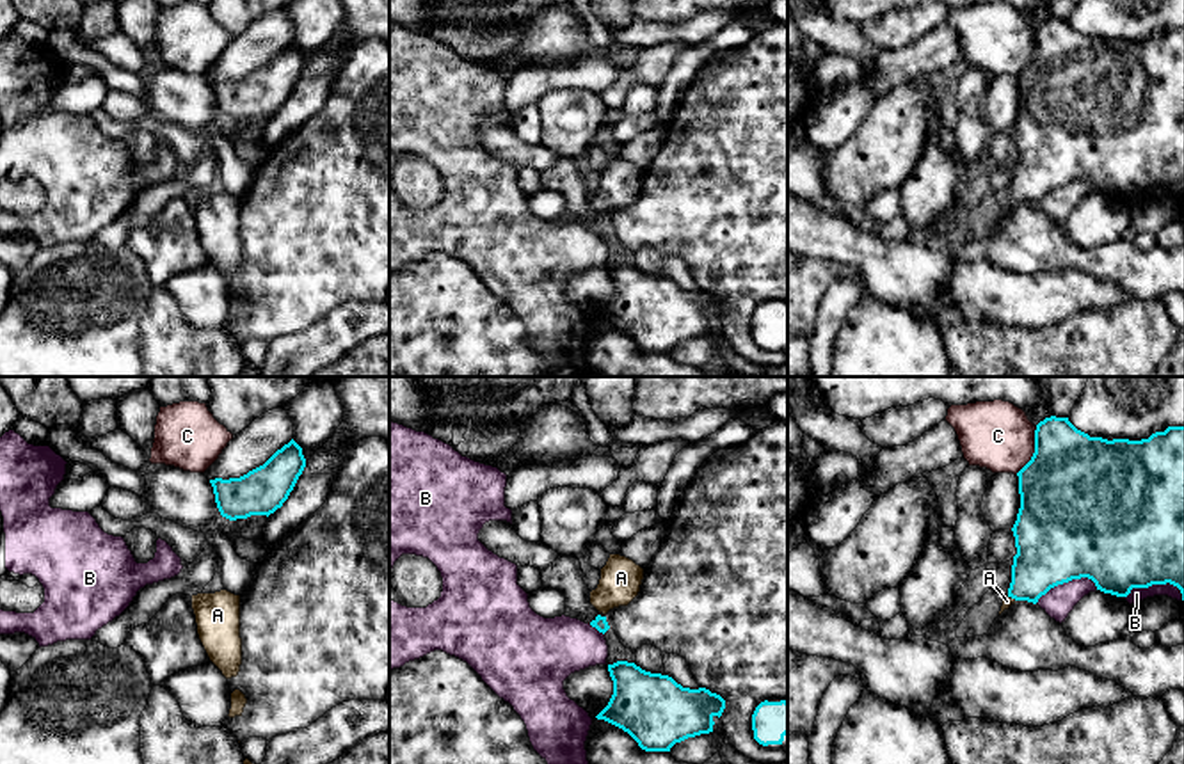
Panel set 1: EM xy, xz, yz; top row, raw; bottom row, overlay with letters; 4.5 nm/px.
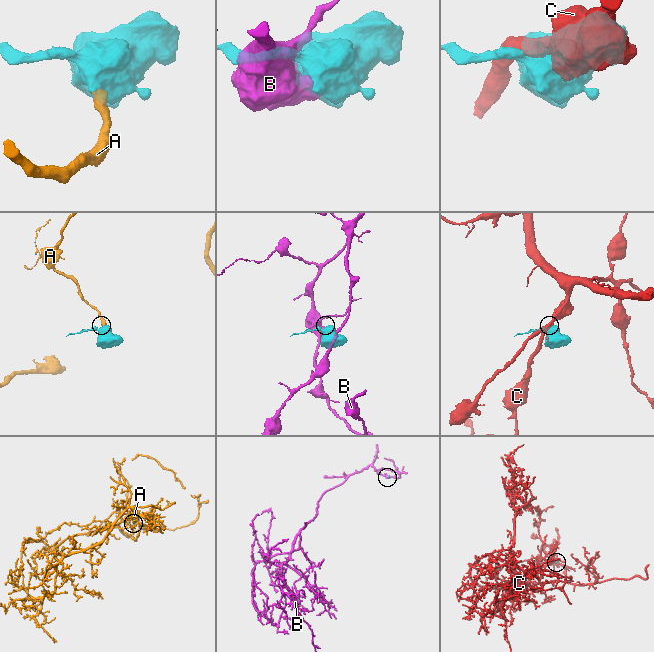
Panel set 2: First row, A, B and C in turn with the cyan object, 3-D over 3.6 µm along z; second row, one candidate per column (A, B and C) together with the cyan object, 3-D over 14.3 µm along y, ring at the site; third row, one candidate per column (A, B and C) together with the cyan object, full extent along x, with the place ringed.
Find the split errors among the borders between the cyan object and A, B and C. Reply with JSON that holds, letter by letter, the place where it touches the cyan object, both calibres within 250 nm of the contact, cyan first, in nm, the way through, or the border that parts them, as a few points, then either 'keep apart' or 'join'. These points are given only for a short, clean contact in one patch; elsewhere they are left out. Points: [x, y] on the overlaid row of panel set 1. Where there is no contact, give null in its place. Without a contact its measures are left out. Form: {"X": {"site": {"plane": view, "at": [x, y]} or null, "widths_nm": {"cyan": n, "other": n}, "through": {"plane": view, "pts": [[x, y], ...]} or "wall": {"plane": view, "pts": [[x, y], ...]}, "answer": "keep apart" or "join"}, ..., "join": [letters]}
{"A": {"site": {"plane": "yz", "at": [1012, 597]}, "widths_nm": {"cyan": 280, "other": 50}, "through": {"plane": "yz", "pts": [[1048, 555], [1012, 597], [1007, 601]]}, "answer": "join"}, "B": {"site": {"plane": "yz", "at": [1152, 583]}, "widths_nm": {"cyan": 500, "other": 60}, "answer": "keep apart"}, "C": {"site": {"plane": "yz", "at": [1035, 450]}, "widths_nm": {"cyan": 480, "other": 300}, "answer": "keep apart"}, "join": ["A"]}

